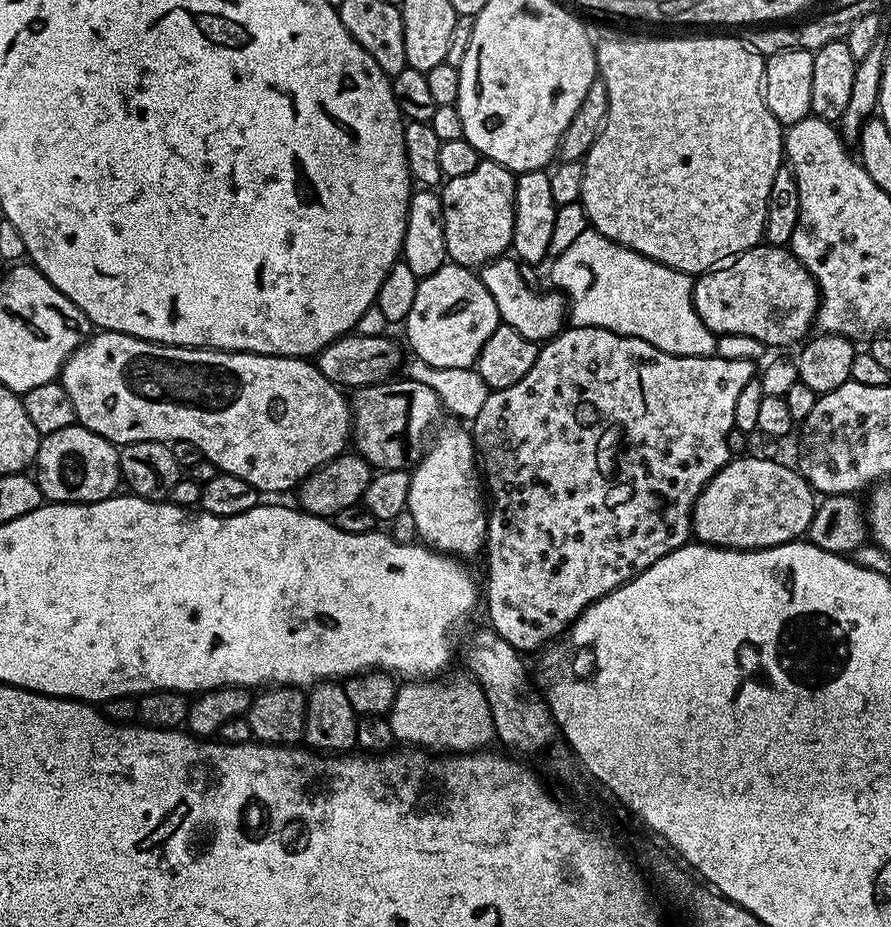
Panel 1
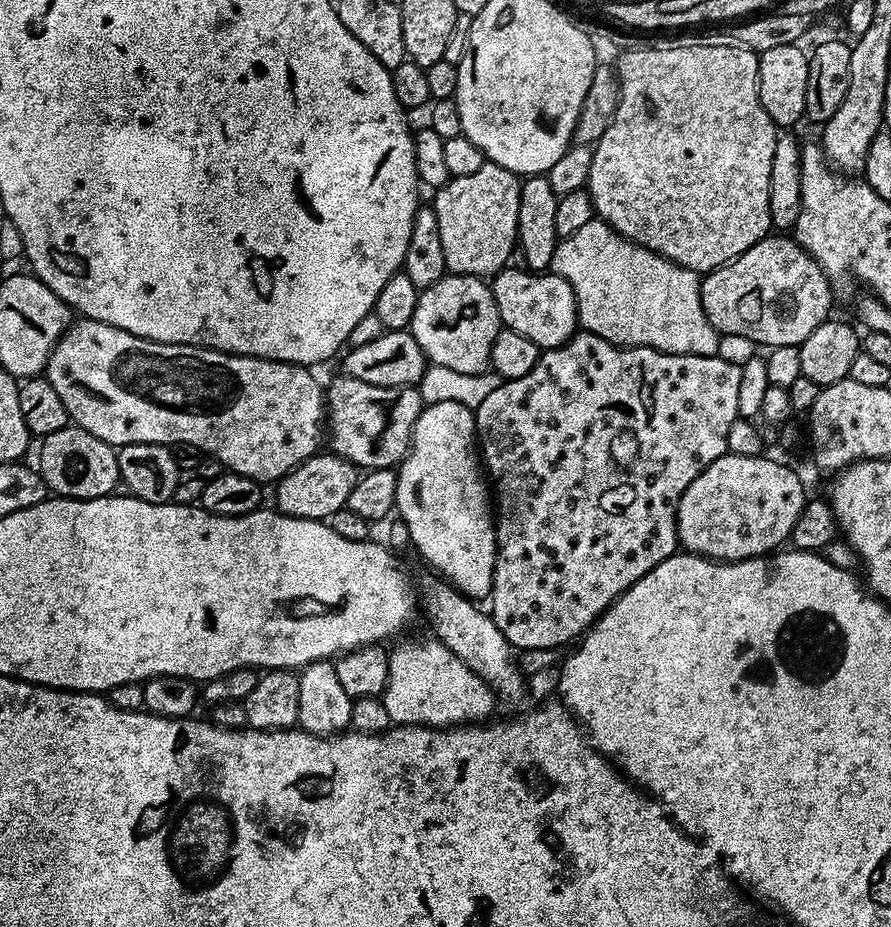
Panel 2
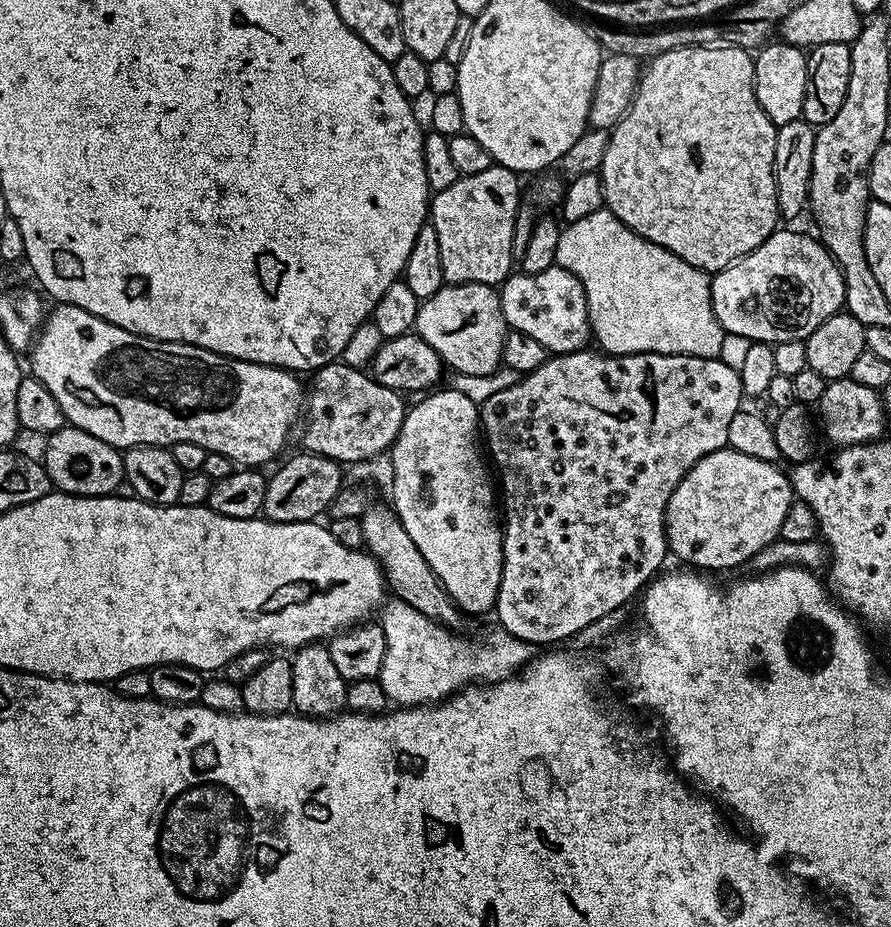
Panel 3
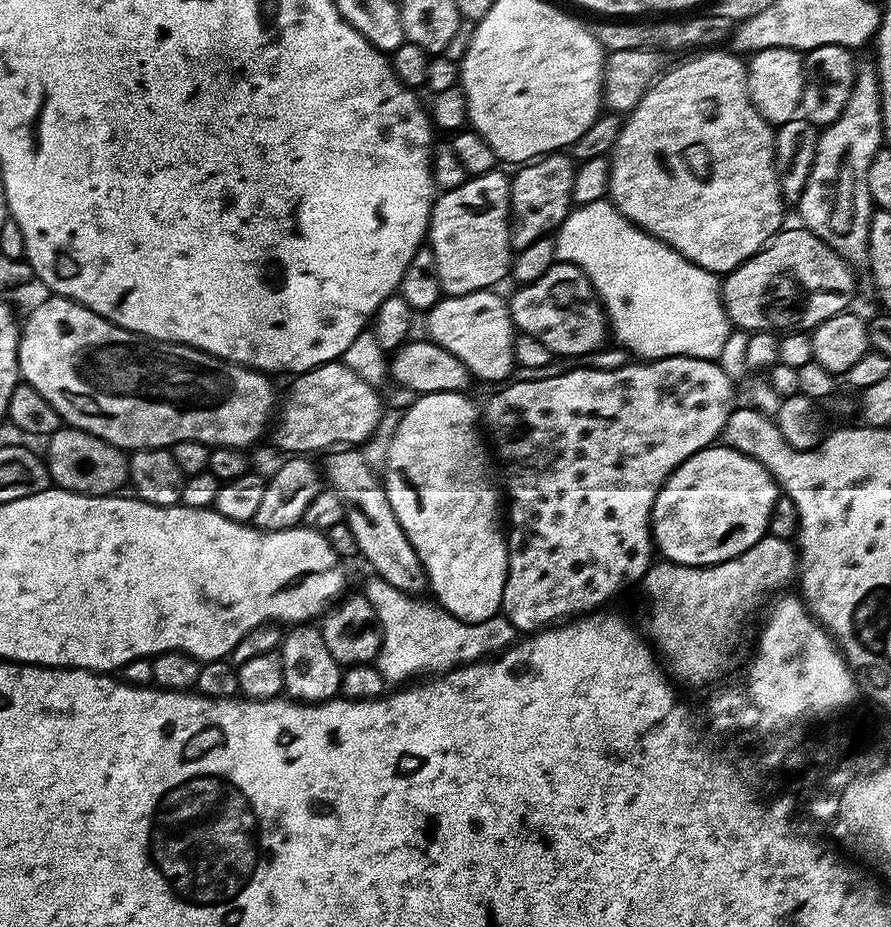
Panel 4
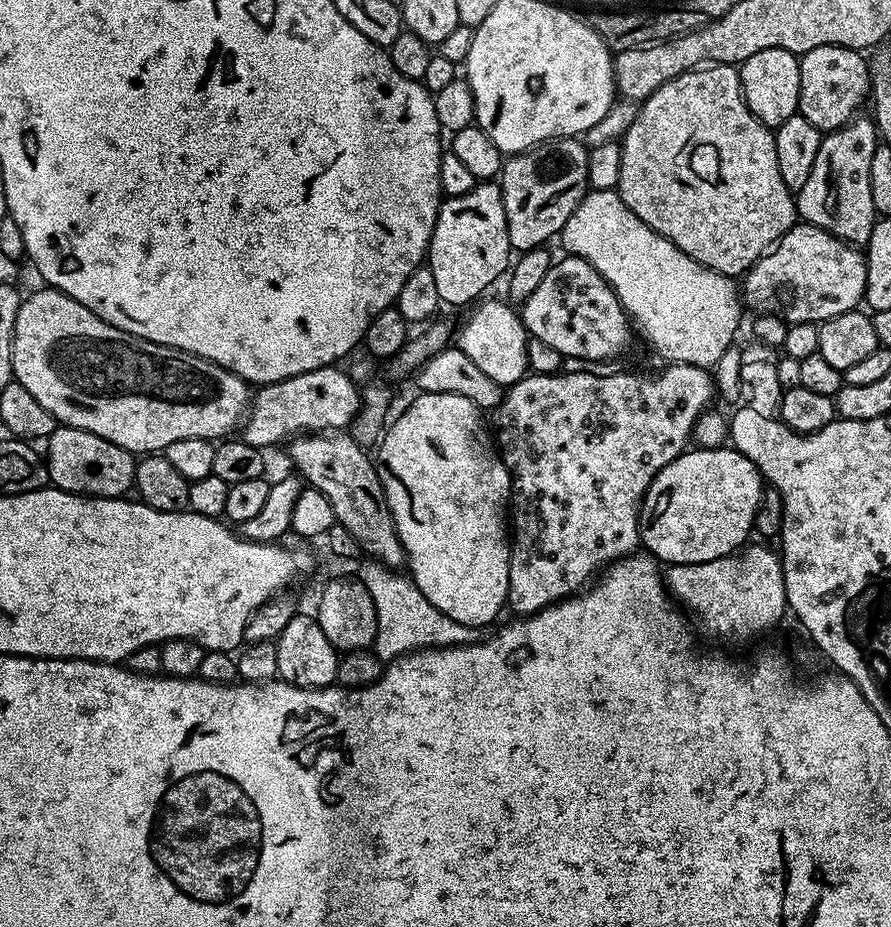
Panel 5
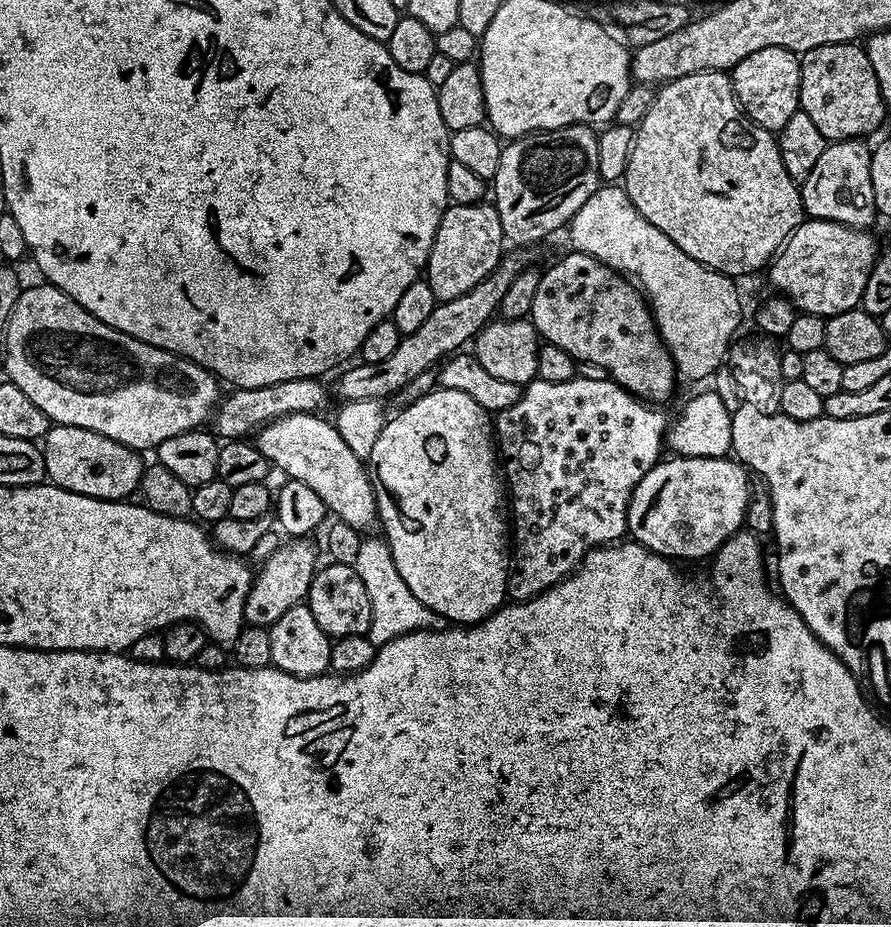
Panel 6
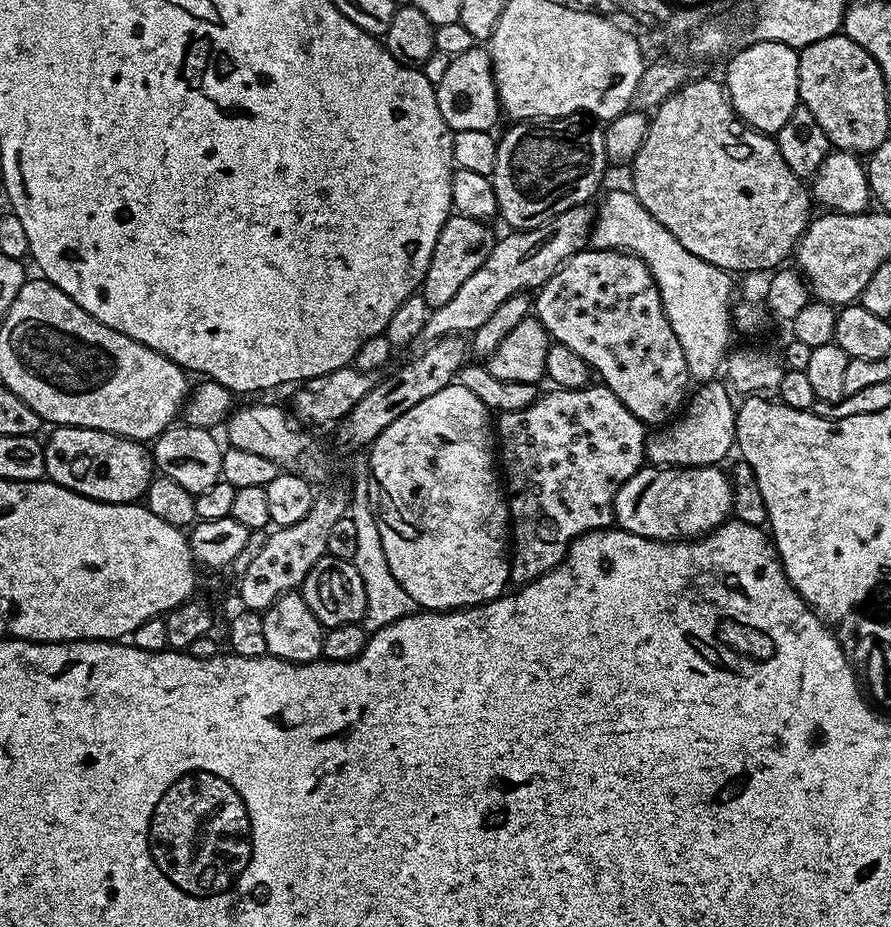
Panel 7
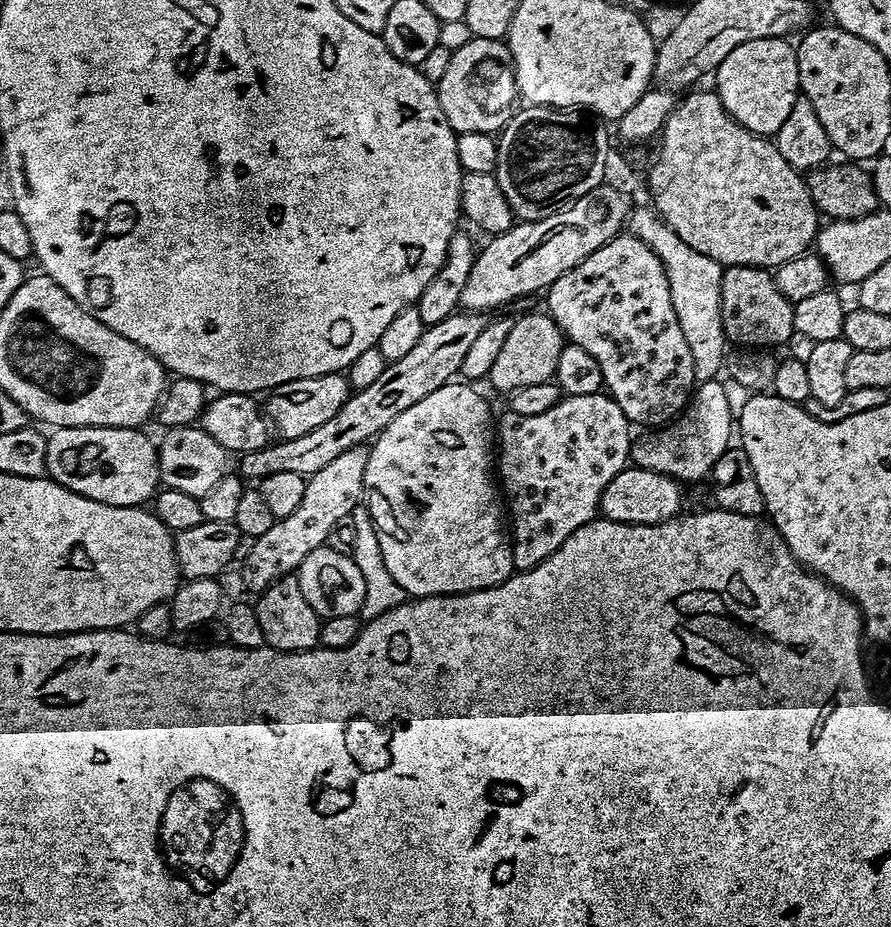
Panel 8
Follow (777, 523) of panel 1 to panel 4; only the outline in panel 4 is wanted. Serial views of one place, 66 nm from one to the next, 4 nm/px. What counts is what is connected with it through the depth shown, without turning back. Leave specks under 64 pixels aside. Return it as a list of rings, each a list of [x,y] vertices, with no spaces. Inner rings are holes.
[[[713,446],[698,450],[698,454],[686,458],[686,462],[682,462],[668,475],[668,481],[660,487],[658,494],[654,498],[654,506],[652,507],[652,542],[655,551],[663,559],[669,560],[670,563],[678,563],[688,567],[709,567],[712,564],[726,562],[727,559],[732,559],[736,555],[745,553],[759,539],[769,535],[768,523],[772,517],[772,511],[774,510],[776,501],[781,499],[781,496],[782,493],[776,483],[776,479],[754,458],[743,456],[738,450],[727,446]]]

